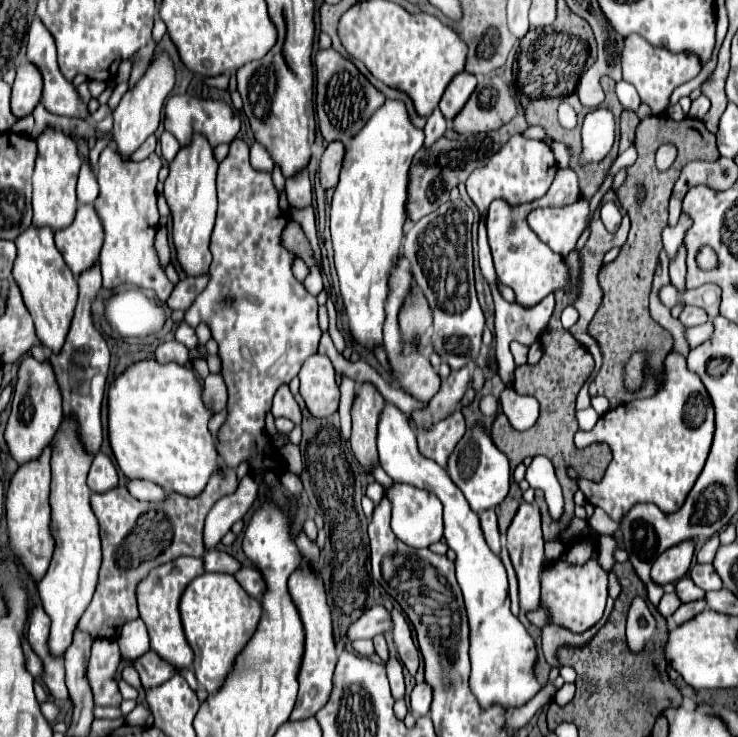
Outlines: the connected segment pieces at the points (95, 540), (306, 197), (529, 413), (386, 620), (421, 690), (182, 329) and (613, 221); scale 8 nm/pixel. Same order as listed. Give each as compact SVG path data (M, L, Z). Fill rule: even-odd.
M63 418L49 446L51 446L49 504L53 512L49 528L53 534L55 550L49 570L39 582L39 596L43 602L43 610L51 618L51 632L47 640L49 652L51 656L61 658L71 646L77 622L93 598L97 586L97 572L101 566L101 538L99 538L99 522L89 504L91 490L85 484L93 454L87 454L87 450L83 450L83 444L79 442L79 430L75 430L75 418Z
M301 168L295 176L285 178L285 188L287 188L287 198L291 206L303 208L311 204L311 184L307 176L307 168Z
M509 386L499 394L499 406L517 430L527 430L539 416L539 404L531 396L515 394Z
M377 604L377 606L371 606L371 610L365 610L363 616L347 628L347 638L353 642L359 638L373 638L375 634L383 634L387 630L391 630L389 610Z
M417 682L415 688L411 690L411 696L409 696L411 714L425 716L425 714L429 714L429 706L431 706L431 686L425 682Z
M181 322L181 324L177 326L177 330L175 330L175 340L181 342L181 344L185 344L189 350L197 346L195 330L193 330L189 324L185 324L185 322Z
M605 202L601 206L601 220L603 220L603 224L605 224L605 228L609 232L615 232L619 228L619 224L621 224L621 212L619 212L617 202Z

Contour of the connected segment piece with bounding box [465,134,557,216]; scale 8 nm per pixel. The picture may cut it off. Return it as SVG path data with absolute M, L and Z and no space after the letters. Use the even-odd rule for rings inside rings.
M517 134L483 168L473 170L473 174L467 178L465 184L473 204L479 208L481 216L485 216L495 196L507 200L509 204L533 202L541 198L551 186L555 172L557 172L557 164L551 148L541 140L527 140L521 134Z

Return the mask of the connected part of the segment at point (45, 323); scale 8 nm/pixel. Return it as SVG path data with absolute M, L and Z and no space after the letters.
M31 224L23 234L19 234L19 238L15 238L15 246L17 258L11 276L21 290L29 314L33 316L37 338L45 348L59 352L69 332L71 316L77 304L77 282L67 264L63 262L63 256L55 248L53 230L49 226L37 228Z

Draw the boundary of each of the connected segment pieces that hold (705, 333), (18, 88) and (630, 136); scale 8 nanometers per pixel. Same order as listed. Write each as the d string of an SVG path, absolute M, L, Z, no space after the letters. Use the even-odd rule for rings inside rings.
M707 322L707 324L703 324L703 326L693 326L693 328L687 328L687 330L685 330L685 338L687 338L689 348L695 348L695 346L703 344L705 340L711 338L711 334L713 334L711 322Z
M23 62L17 68L17 78L13 82L11 112L17 118L23 118L23 116L31 114L33 108L41 100L41 90L43 90L43 80L41 80L39 70L33 64Z
M623 110L623 112L621 112L621 120L619 120L619 130L621 130L619 154L621 154L621 152L625 152L625 150L633 144L637 122L640 122L640 120L635 112L630 110Z

